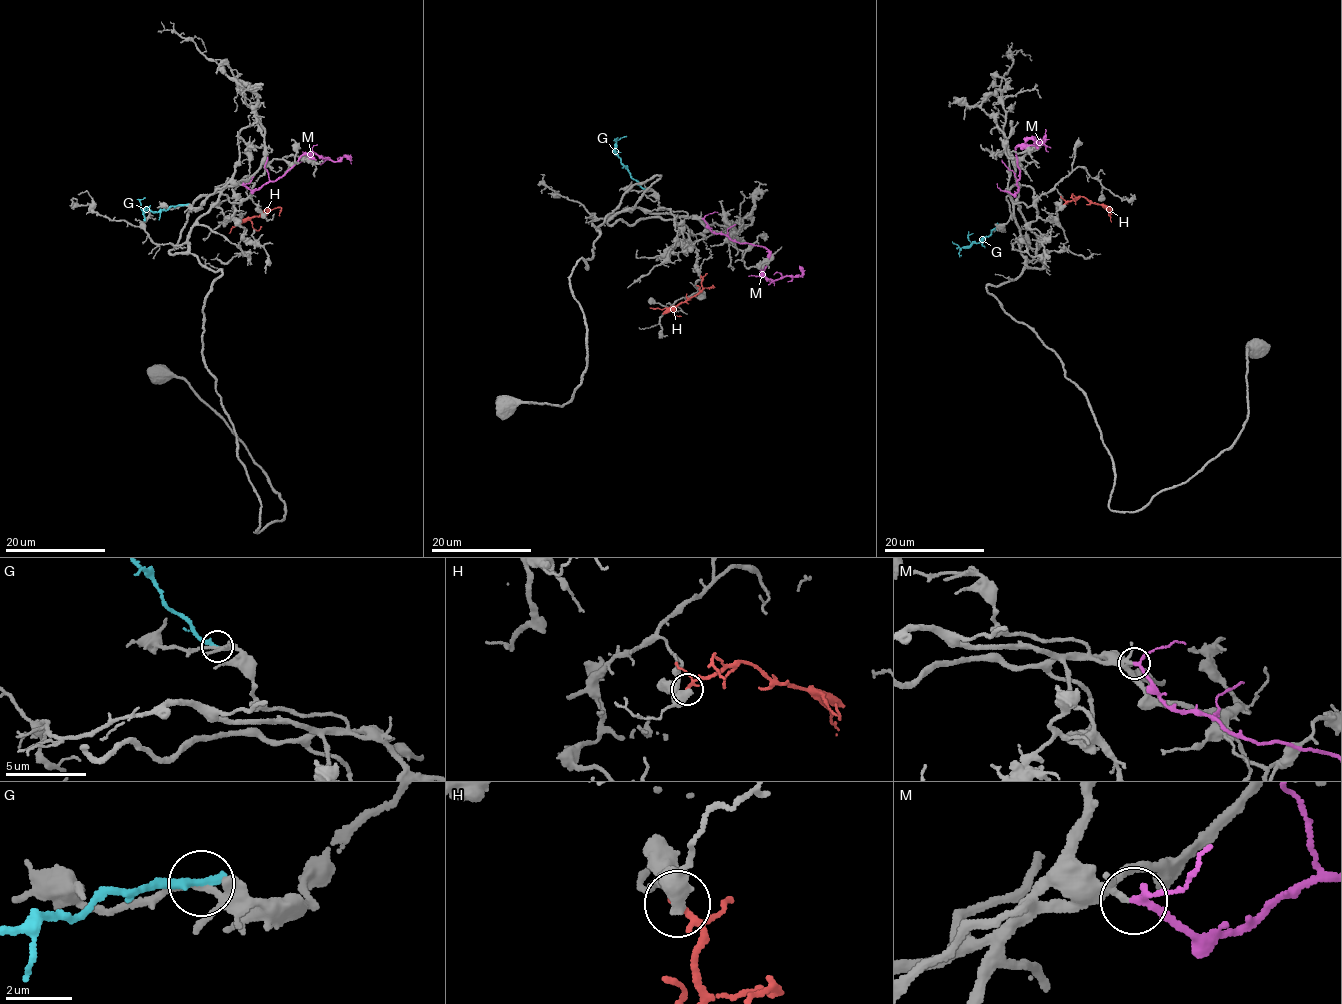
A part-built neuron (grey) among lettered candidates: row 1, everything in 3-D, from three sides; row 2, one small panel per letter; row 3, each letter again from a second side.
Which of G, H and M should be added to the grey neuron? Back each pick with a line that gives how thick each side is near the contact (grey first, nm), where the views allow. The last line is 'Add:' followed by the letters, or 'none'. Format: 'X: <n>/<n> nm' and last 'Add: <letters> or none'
M: 140/170 nm
Add: M

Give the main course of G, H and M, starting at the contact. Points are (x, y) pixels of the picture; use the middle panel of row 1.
G: (647, 190), (630, 176), (616, 152), (616, 141), (626, 136)
H: (698, 274), (701, 282), (697, 294), (683, 302), (650, 308)
M: (701, 218), (717, 233), (768, 251), (767, 277), (799, 275), (802, 272), (799, 265)

